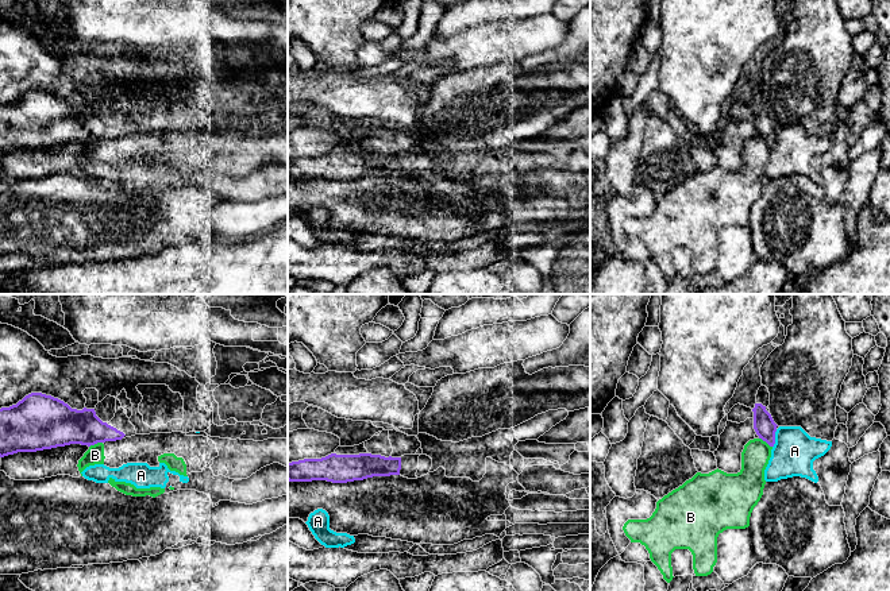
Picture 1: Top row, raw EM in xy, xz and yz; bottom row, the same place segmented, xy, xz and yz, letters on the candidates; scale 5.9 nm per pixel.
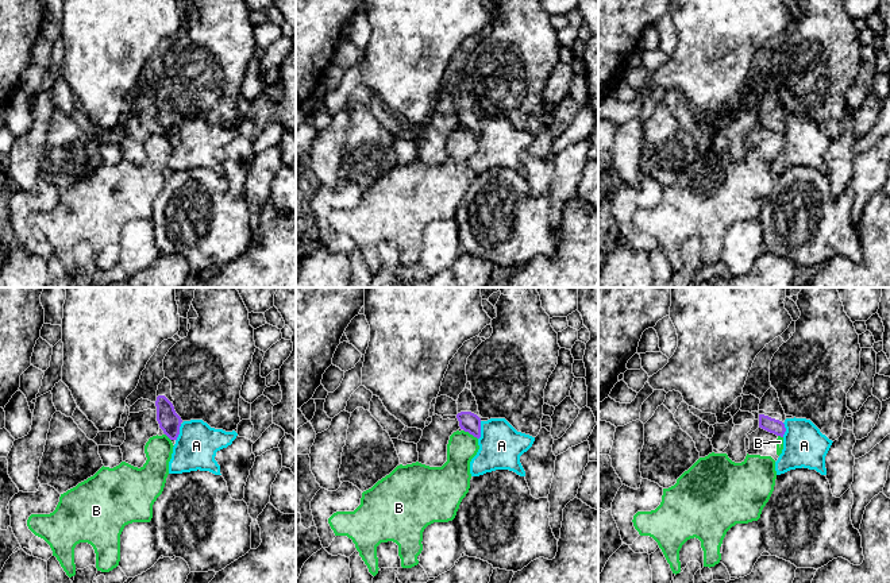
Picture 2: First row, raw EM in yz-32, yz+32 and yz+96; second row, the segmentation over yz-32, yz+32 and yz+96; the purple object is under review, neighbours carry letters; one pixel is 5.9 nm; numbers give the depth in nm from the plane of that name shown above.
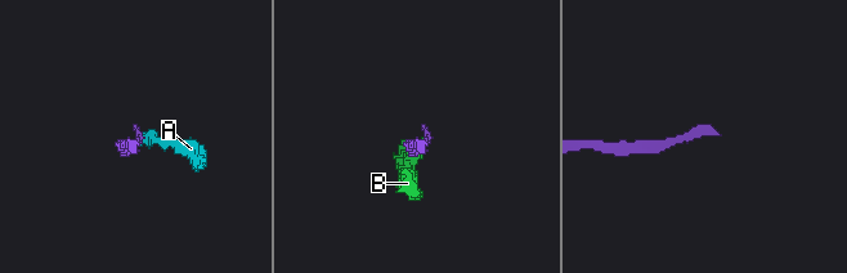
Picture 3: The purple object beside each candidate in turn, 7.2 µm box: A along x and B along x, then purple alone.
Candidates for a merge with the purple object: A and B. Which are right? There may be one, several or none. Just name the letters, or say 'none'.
none

